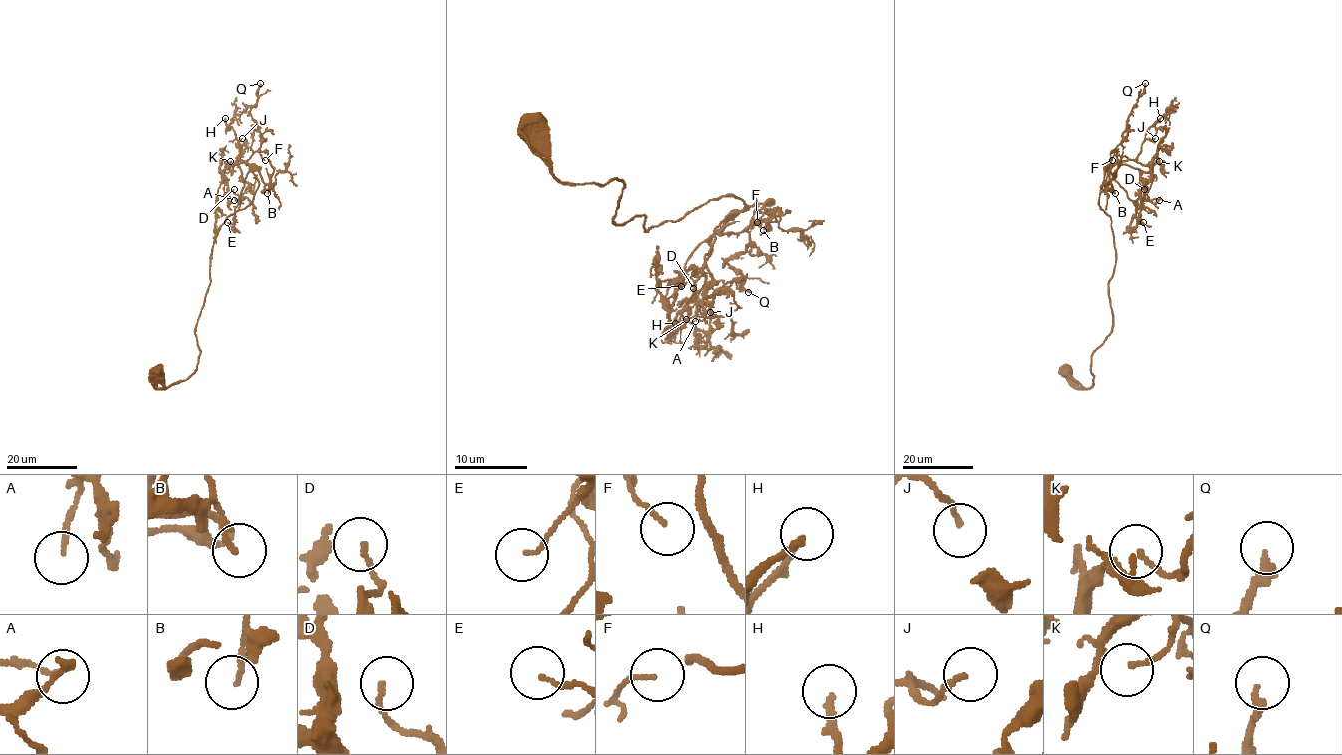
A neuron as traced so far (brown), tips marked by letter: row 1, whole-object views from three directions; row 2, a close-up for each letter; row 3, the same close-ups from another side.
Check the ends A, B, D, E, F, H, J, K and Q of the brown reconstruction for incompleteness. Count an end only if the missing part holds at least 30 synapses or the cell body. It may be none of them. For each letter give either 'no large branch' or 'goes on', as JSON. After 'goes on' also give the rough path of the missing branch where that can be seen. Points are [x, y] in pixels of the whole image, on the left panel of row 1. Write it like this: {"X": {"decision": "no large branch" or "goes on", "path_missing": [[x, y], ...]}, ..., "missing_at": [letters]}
{"A": {"decision": "no large branch"}, "B": {"decision": "no large branch"}, "D": {"decision": "no large branch"}, "E": {"decision": "no large branch"}, "F": {"decision": "no large branch"}, "H": {"decision": "goes on", "path_missing": [[225, 118], [222, 102], [230, 84], [238, 77], [232, 64], [235, 64]]}, "J": {"decision": "no large branch"}, "K": {"decision": "no large branch"}, "Q": {"decision": "no large branch"}, "missing_at": ["H"]}

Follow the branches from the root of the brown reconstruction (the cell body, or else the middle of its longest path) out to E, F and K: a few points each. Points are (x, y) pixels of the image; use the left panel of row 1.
E: (155, 371), (166, 388), (196, 368), (213, 241), (252, 200), (258, 181), (250, 171), (227, 222)
F: (155, 371), (166, 388), (196, 368), (213, 241), (253, 198), (258, 181), (248, 159), (257, 151), (265, 160)
K: (155, 371), (166, 388), (196, 368), (195, 329), (214, 238), (258, 185), (247, 164), (230, 161)

